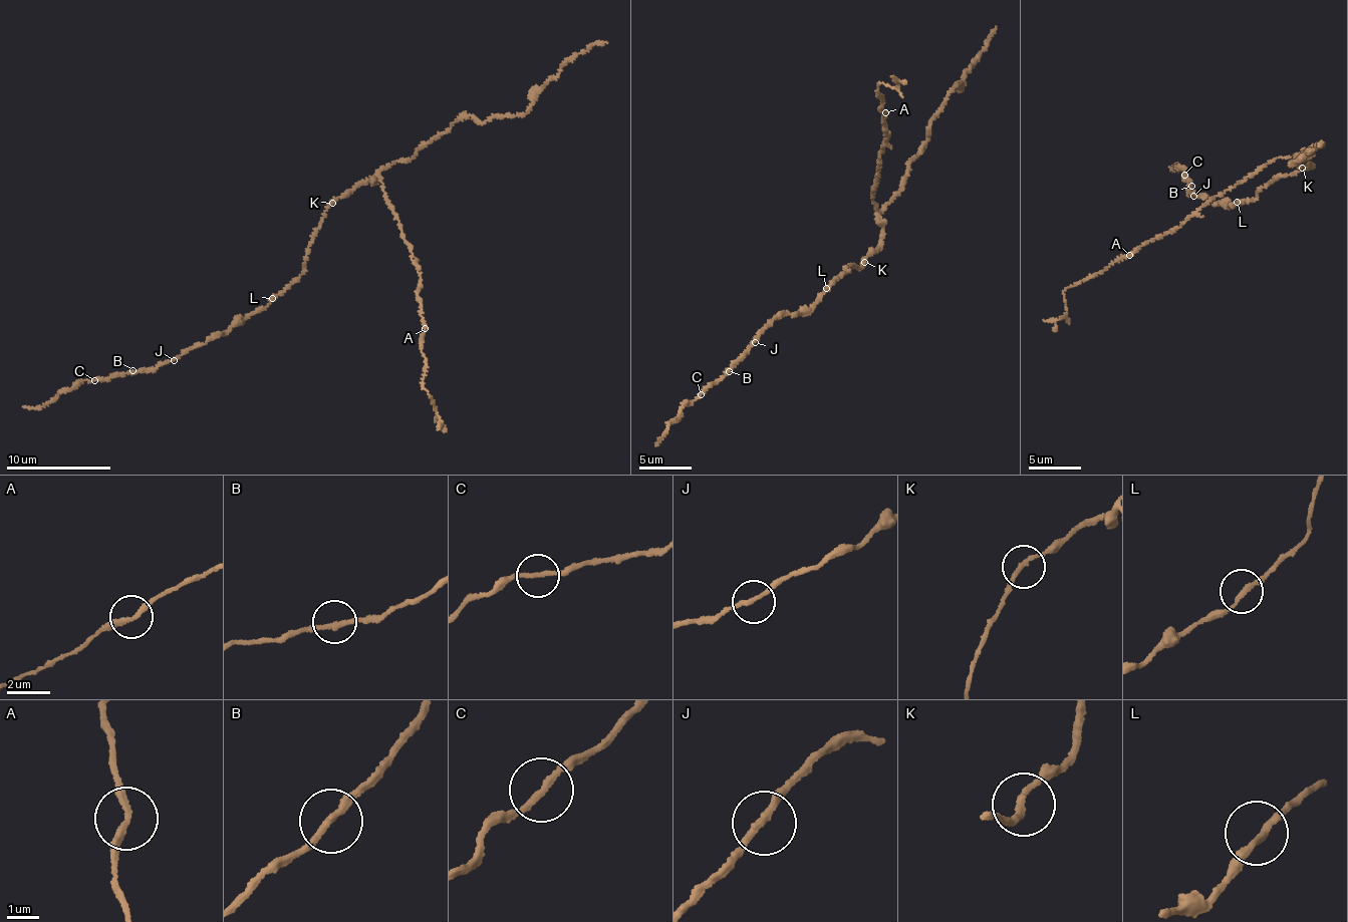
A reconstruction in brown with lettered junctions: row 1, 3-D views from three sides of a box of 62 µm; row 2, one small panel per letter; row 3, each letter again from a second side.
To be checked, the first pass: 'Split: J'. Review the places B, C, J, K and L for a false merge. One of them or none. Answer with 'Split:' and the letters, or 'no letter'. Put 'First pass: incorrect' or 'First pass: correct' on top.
First pass: incorrect
Split: no letter

